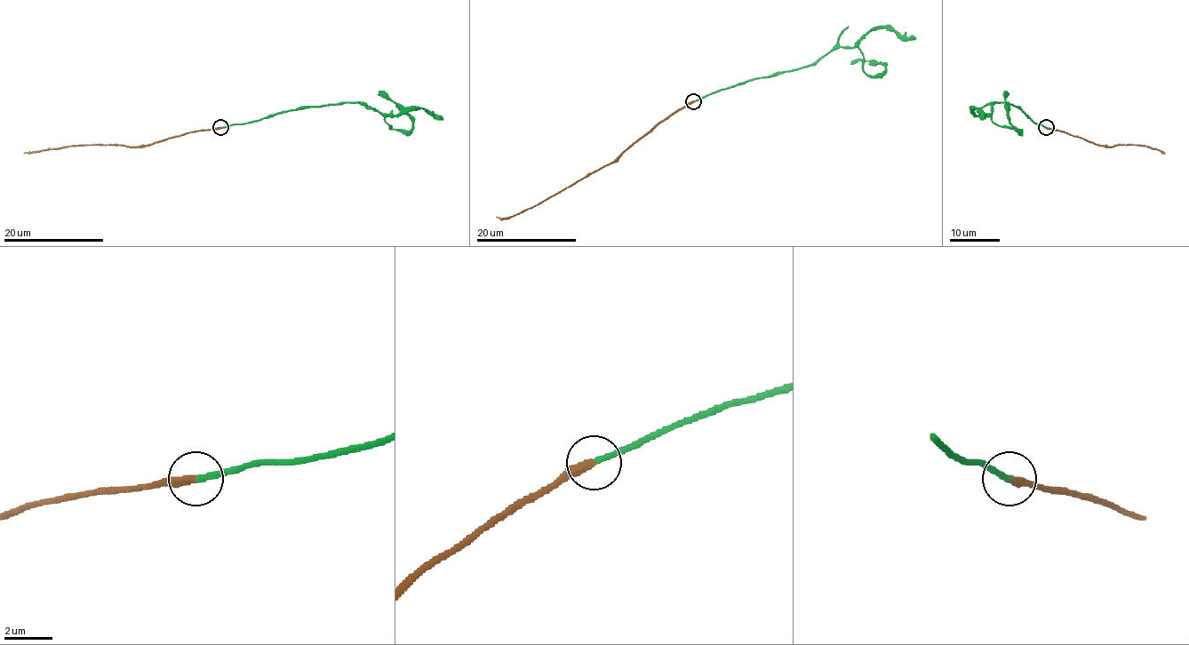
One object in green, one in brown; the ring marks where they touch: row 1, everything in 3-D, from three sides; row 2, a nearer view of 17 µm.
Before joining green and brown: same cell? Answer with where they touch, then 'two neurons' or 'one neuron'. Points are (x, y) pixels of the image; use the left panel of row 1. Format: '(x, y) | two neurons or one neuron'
(220, 127) | one neuron

